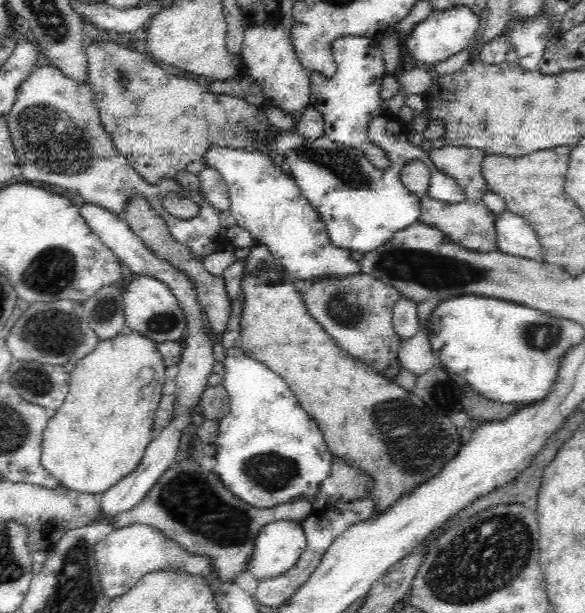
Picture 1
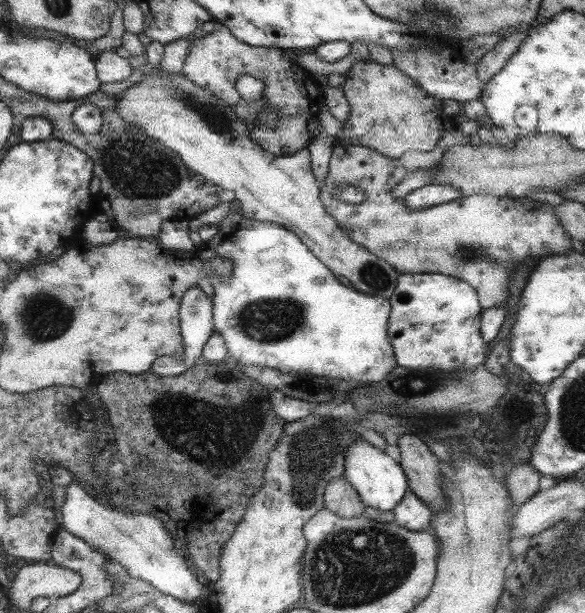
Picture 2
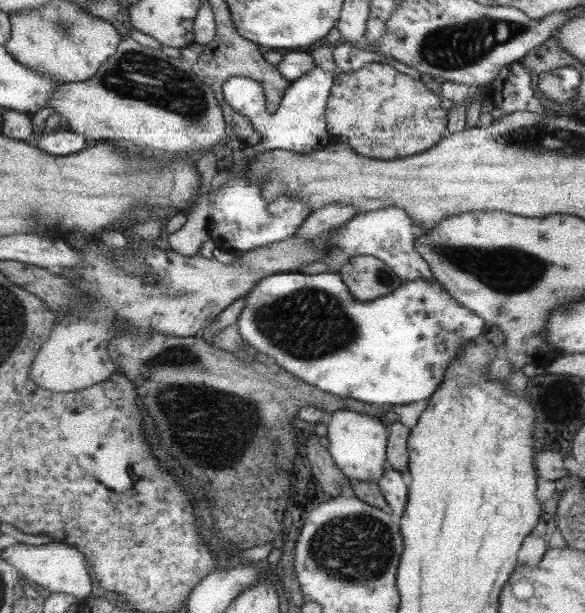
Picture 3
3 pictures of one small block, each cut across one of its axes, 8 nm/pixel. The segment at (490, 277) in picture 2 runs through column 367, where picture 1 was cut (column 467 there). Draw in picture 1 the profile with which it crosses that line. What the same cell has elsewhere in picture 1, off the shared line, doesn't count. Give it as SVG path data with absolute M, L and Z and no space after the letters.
M446 144L441 148L433 148L429 152L429 157L442 174L454 179L455 184L464 192L464 200L456 204L449 204L442 200L422 198L420 194L421 214L417 223L426 223L430 227L439 228L451 242L467 248L468 251L485 253L498 251L495 241L496 216L483 204L483 197L488 192L481 173L481 164L485 154L474 148Z

